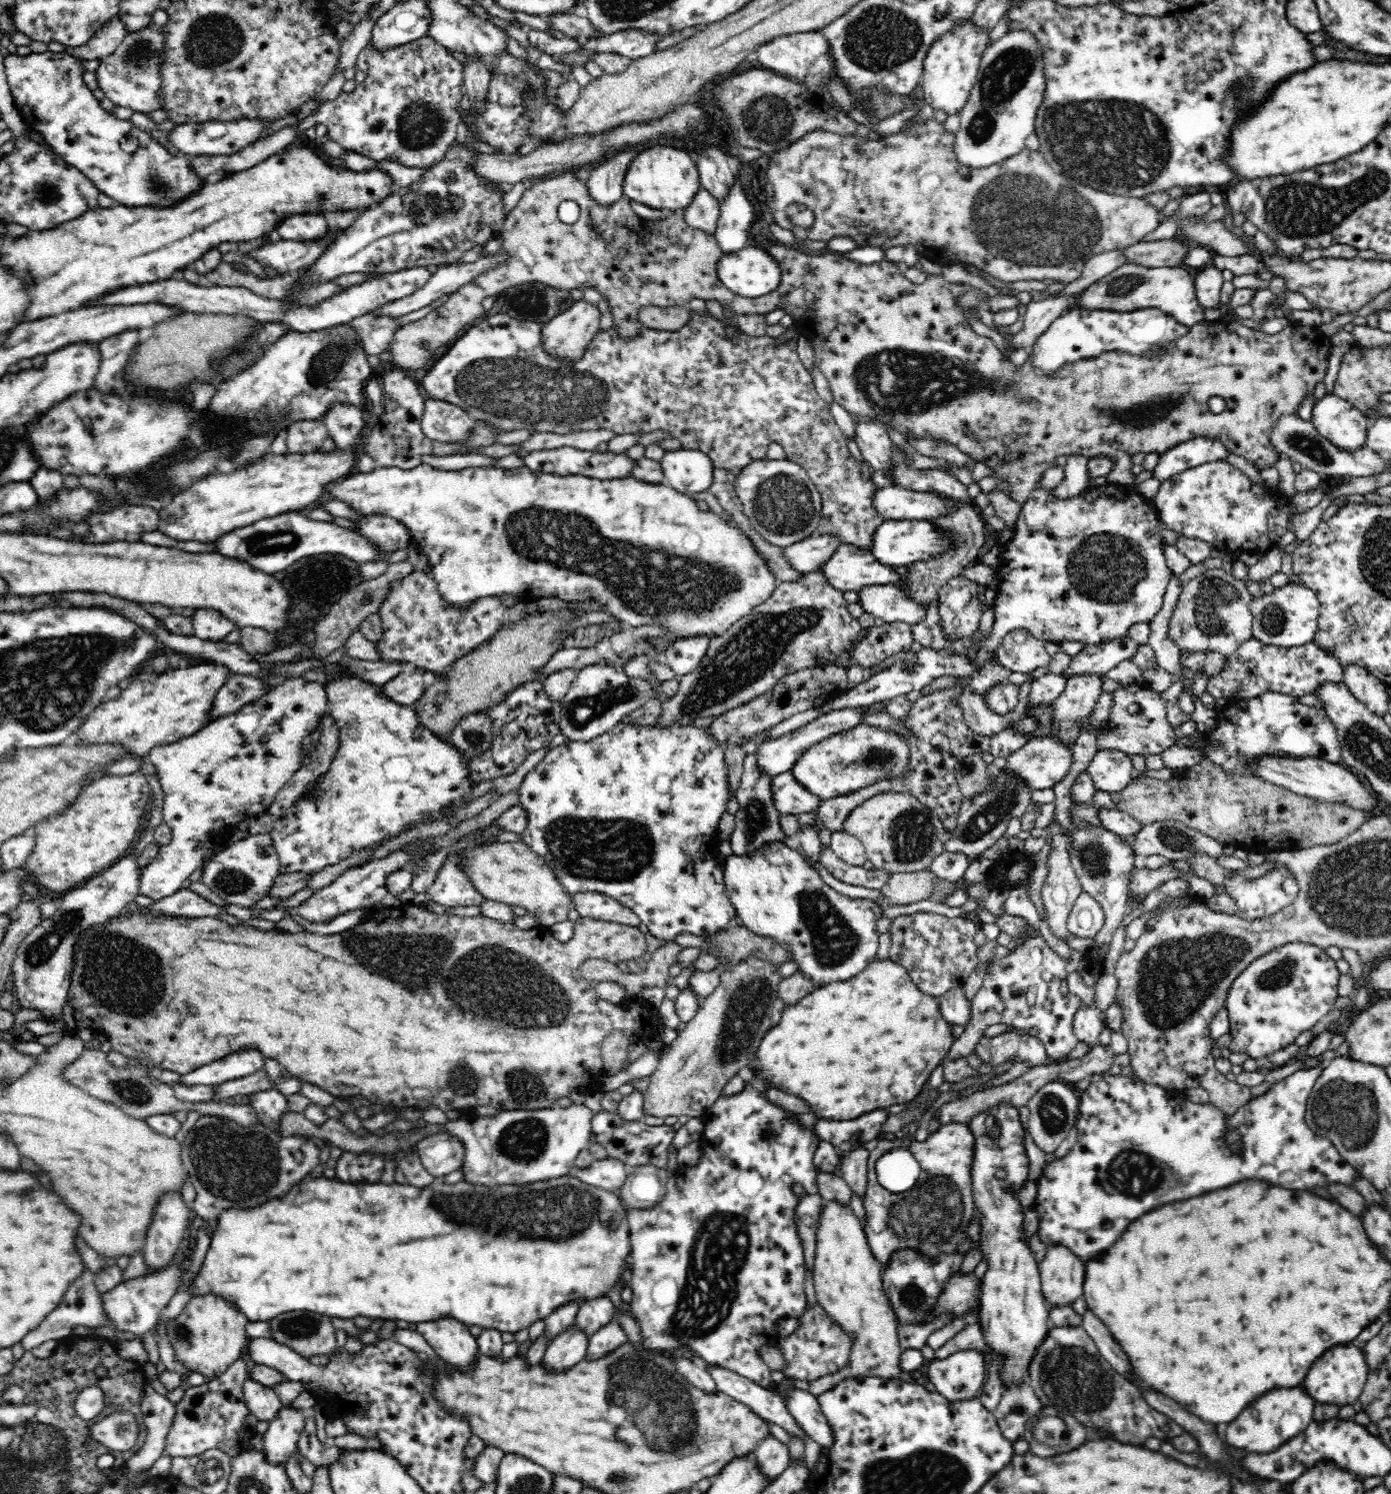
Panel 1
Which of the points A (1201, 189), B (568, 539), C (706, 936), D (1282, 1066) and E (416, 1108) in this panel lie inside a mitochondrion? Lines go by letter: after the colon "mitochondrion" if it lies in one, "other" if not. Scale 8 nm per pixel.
A: other
B: mitochondrion
C: other
D: other
E: other

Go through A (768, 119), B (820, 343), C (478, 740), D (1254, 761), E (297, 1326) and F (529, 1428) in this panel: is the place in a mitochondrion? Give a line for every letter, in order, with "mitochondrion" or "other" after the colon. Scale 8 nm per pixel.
A: mitochondrion
B: other
C: mitochondrion
D: other
E: mitochondrion
F: other

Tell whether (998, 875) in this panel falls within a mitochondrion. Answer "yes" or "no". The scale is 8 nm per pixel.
no

